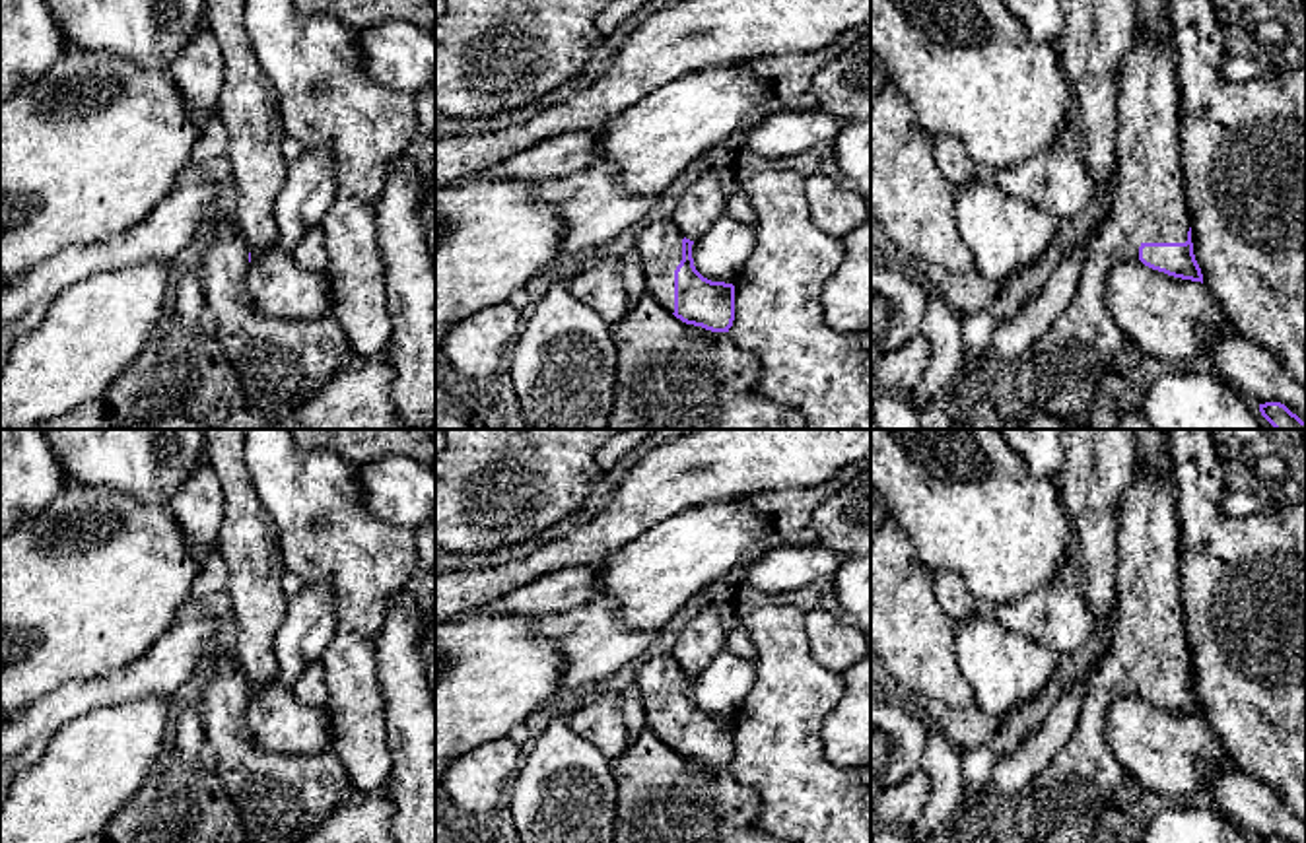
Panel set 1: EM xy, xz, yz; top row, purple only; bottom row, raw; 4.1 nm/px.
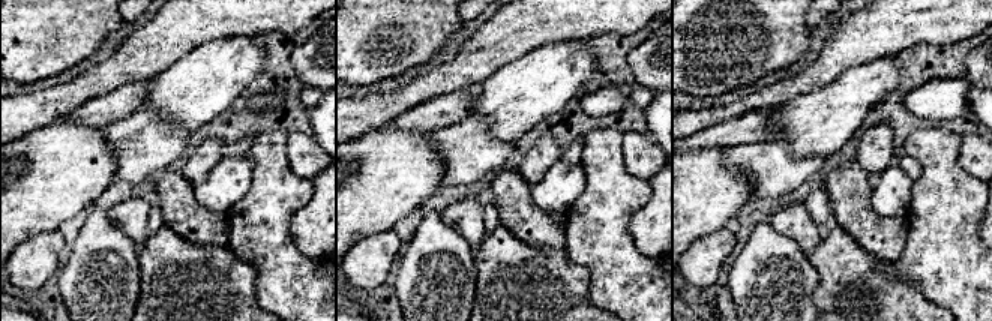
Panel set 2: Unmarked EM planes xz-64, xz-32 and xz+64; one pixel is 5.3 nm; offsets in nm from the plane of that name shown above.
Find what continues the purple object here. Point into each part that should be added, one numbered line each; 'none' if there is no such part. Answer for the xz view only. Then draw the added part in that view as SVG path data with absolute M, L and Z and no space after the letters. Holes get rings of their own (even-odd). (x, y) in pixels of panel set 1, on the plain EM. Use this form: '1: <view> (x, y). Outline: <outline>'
1: xz (657, 680). Outline: M669 653L643 658L634 678L634 690L645 709L645 728L670 748L674 748L674 705L682 695L682 674Z

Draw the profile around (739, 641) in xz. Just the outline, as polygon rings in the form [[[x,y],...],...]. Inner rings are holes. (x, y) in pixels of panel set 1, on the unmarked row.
[[[744,627],[727,631],[727,649],[750,662],[756,662],[758,651]]]

